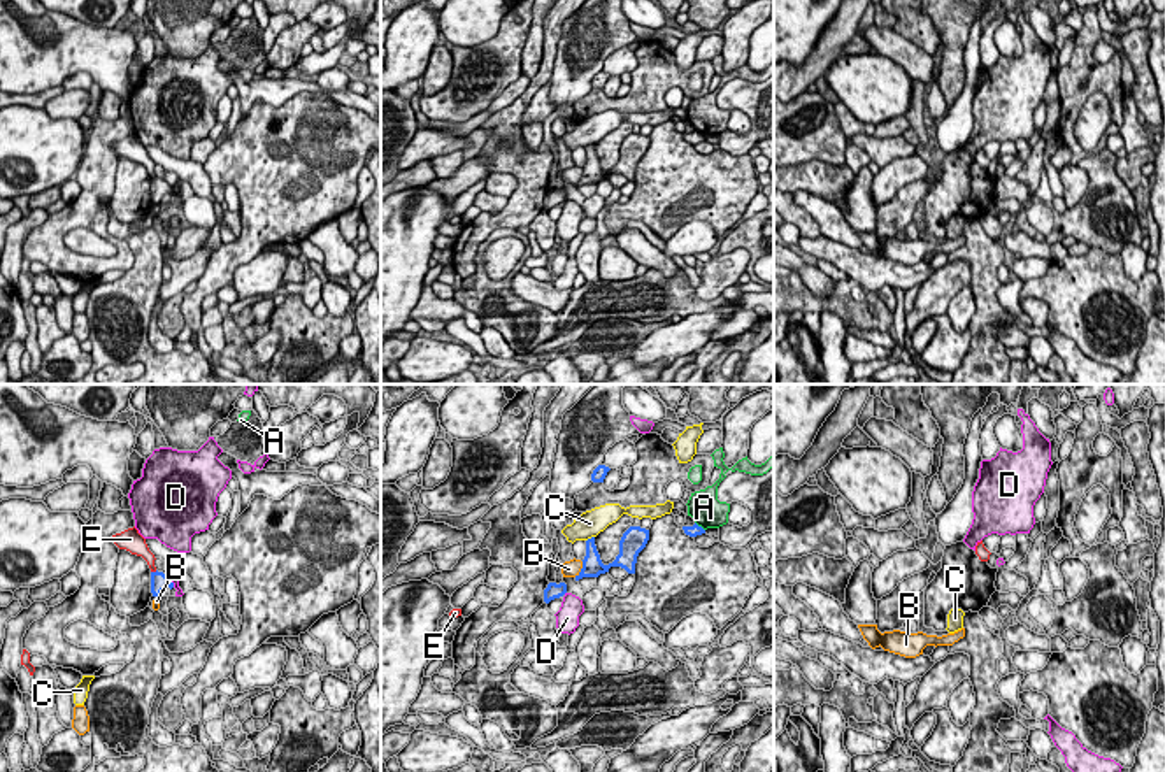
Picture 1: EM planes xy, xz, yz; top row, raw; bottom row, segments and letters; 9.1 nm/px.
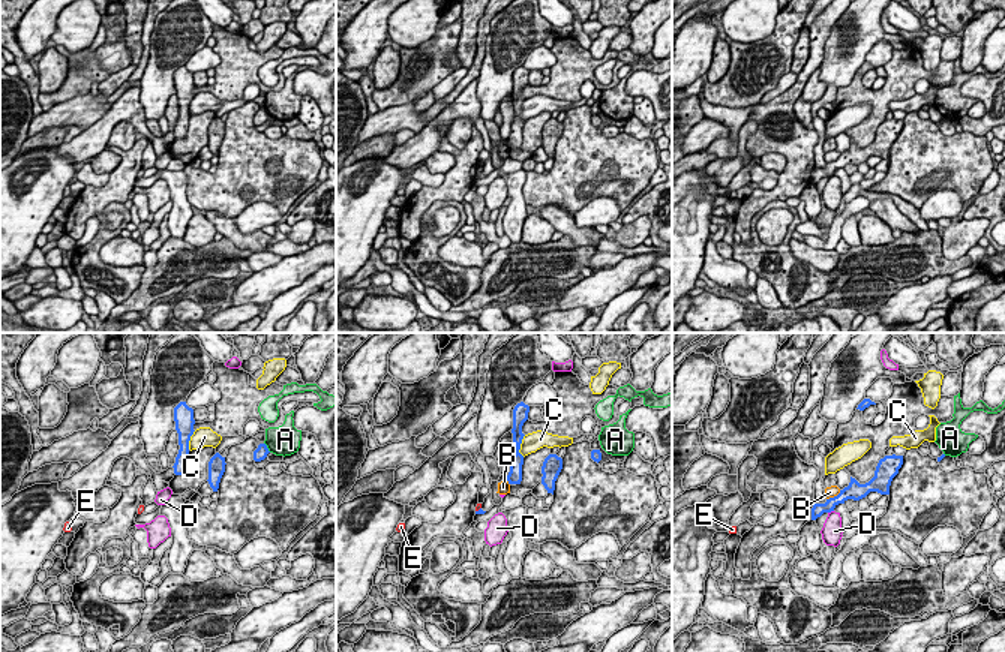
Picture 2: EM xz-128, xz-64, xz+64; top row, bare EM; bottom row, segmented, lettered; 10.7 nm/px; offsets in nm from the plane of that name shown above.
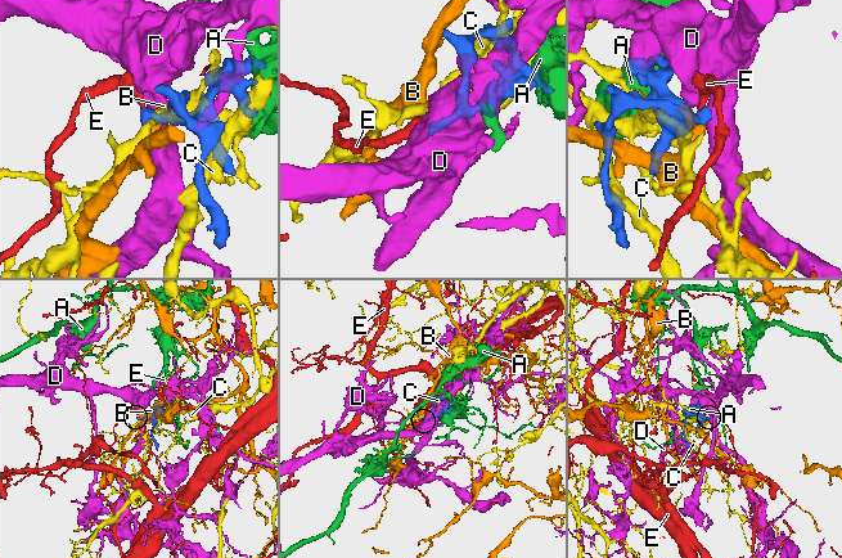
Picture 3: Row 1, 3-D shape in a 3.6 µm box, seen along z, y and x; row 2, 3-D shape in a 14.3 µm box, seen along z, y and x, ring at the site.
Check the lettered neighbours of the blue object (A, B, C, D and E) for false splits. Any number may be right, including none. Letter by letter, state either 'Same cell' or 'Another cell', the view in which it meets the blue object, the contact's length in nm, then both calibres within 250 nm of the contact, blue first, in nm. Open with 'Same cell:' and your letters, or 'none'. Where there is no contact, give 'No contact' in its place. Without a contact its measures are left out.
Same cell: none
A: Another cell. Touches blue in xz. Shared border 130 nm. Thickness 100 nm (blue) against 300 nm
B: Another cell. Touches blue in xz. Shared border 170 nm. Thickness 190 nm (blue) against 160 nm
C: Another cell. Touches blue in xz. Shared border 100 nm. Thickness 190 nm (blue) against 240 nm
D: Another cell. Touches blue in xy. Shared border 90 nm. Thickness 160 nm (blue) against 60 nm
E: Another cell. Touches blue in xy. Shared border 70 nm. Thickness 160 nm (blue) against 130 nm

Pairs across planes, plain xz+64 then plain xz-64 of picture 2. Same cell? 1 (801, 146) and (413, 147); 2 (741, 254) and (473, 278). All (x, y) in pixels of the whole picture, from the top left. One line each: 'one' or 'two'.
1: two
2: one

